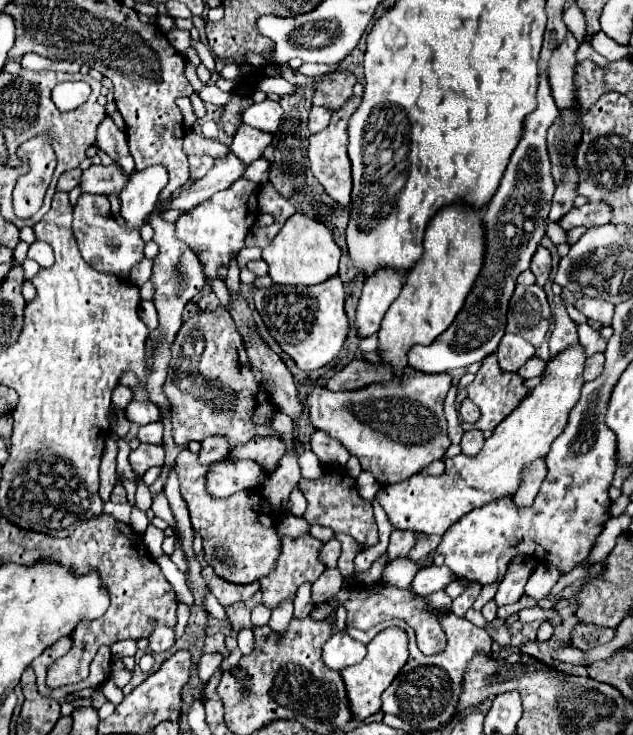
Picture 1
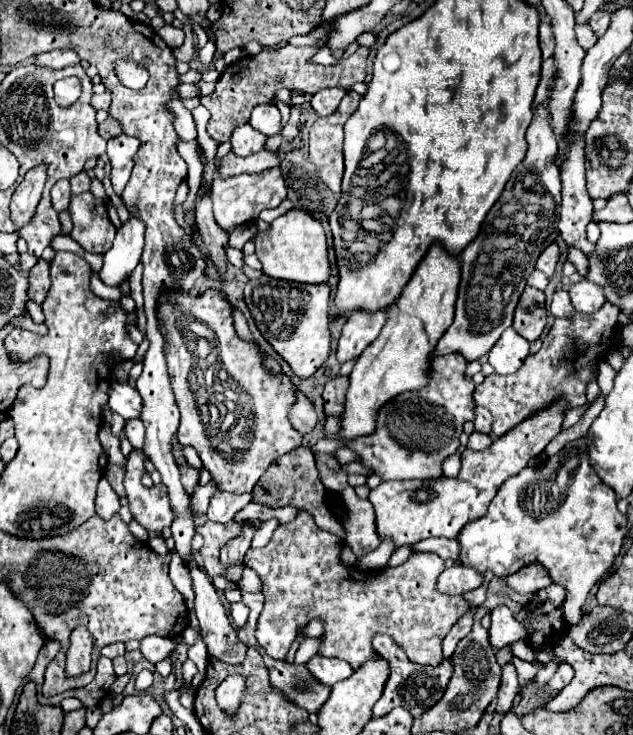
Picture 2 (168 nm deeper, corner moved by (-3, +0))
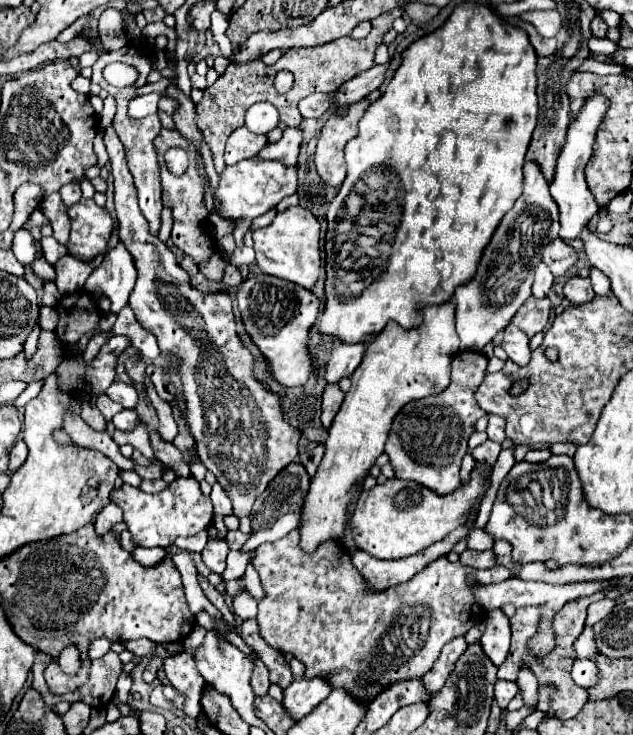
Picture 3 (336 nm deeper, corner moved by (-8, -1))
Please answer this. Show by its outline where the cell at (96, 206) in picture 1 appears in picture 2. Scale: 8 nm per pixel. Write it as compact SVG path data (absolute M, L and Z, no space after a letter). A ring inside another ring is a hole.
M91 192L71 198L69 214L73 220L71 238L87 252L105 254L115 238L115 228L107 216L103 200L97 200Z

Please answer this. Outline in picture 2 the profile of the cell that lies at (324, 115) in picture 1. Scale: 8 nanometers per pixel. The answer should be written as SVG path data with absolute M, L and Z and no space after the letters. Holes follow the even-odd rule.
M323 88L311 98L311 106L315 108L317 116L331 116L337 108L343 96L349 92L349 88Z

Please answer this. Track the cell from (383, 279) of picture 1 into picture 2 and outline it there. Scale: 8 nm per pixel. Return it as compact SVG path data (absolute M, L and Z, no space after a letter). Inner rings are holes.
M355 310L341 330L341 336L337 342L337 352L335 352L337 362L343 364L347 360L357 358L379 336L379 332L385 324L385 318L387 318L385 310L379 310L375 314Z

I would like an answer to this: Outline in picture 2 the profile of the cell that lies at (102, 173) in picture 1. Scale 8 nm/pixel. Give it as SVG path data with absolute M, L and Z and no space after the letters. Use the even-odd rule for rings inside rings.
M79 172L77 176L73 176L69 180L69 184L71 184L71 194L81 194L81 192L89 192L91 180L89 180L89 176L85 172Z

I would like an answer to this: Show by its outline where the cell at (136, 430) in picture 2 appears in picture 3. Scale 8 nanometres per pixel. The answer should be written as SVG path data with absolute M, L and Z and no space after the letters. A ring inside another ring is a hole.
M122 411L112 419L114 427L120 429L120 431L132 431L136 427L136 421L138 421L138 413L136 411Z

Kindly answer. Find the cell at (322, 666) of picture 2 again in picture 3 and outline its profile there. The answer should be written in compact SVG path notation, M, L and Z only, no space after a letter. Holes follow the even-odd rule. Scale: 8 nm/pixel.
M316 675L312 679L302 677L300 681L292 681L290 687L284 689L284 707L294 719L302 719L320 701L324 701L332 693L332 689L332 683L322 675Z

